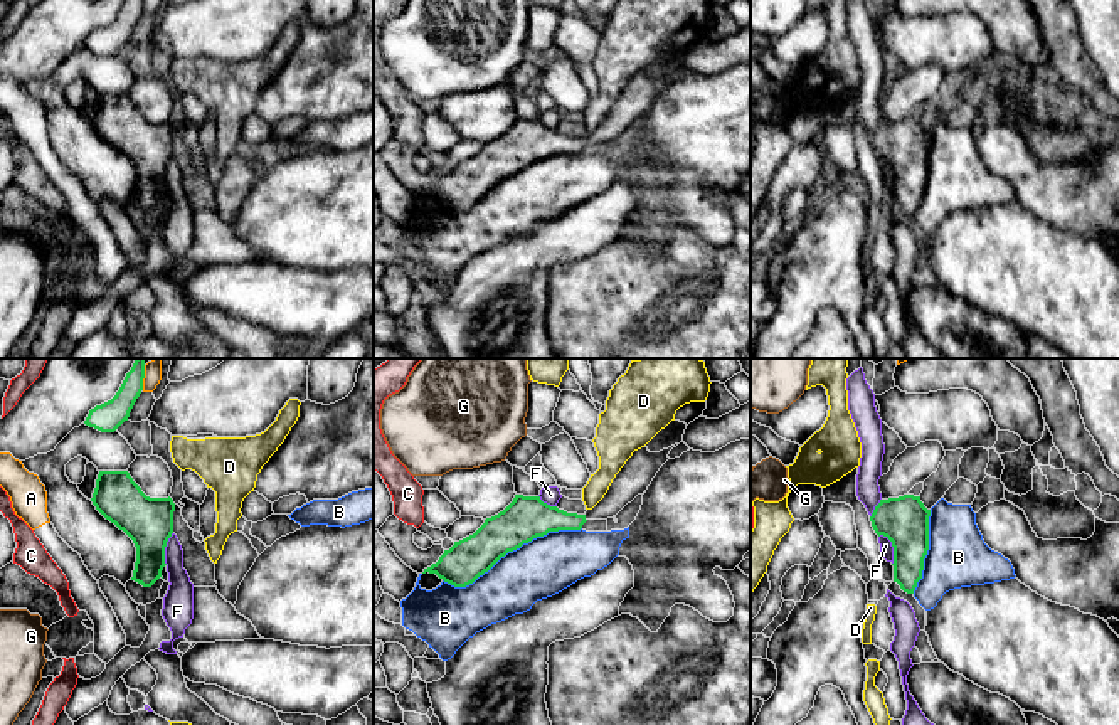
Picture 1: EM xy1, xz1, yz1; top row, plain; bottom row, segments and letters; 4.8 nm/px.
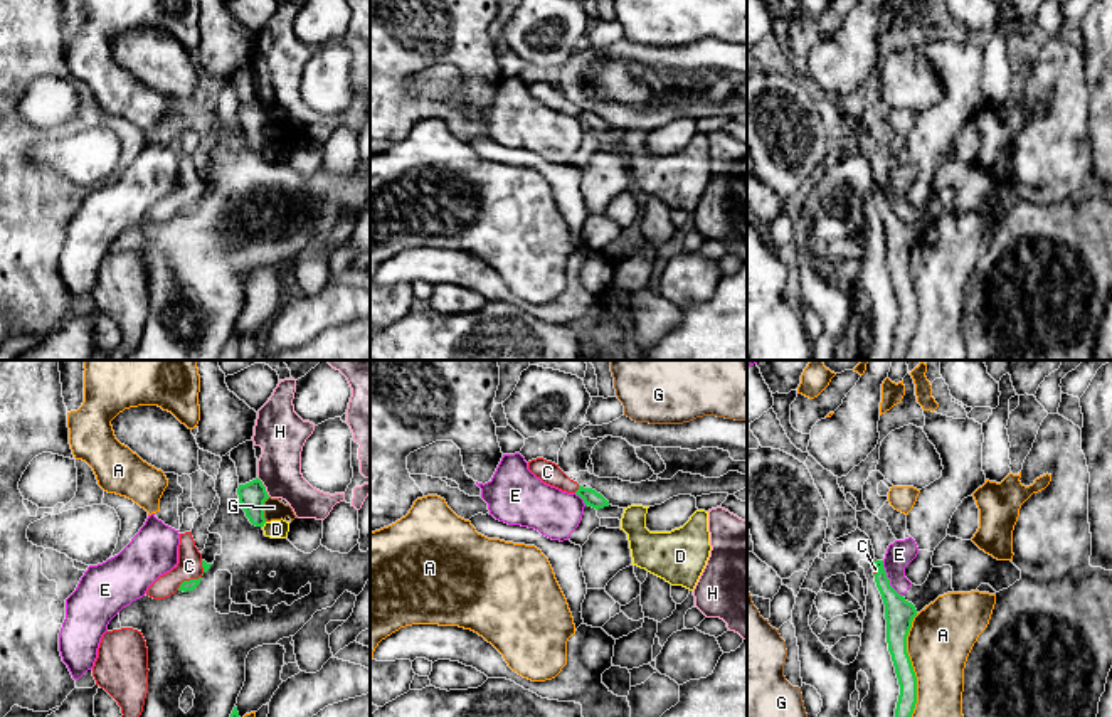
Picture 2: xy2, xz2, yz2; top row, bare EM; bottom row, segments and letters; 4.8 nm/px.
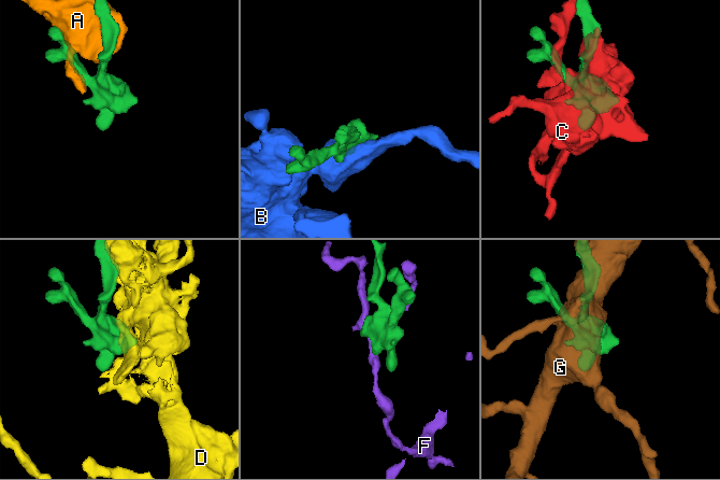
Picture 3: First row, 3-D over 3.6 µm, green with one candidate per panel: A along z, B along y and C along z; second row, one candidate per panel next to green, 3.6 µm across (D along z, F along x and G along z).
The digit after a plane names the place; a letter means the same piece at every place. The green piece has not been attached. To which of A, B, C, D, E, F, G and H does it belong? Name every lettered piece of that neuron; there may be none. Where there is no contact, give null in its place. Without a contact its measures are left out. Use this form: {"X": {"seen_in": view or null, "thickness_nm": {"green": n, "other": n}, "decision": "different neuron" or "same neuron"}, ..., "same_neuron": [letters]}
{"A": {"seen_in": "yz2", "thickness_nm": {"green": 110, "other": 300}, "decision": "different neuron"}, "B": {"seen_in": "xz1", "thickness_nm": {"green": 200, "other": 280}, "decision": "different neuron"}, "C": {"seen_in": "xy2", "thickness_nm": {"green": 50, "other": 120}, "decision": "different neuron"}, "D": {"seen_in": "xy2", "thickness_nm": {"green": 130, "other": 100}, "decision": "different neuron"}, "E": {"seen_in": "yz2", "thickness_nm": {"green": 140, "other": 130}, "decision": "different neuron"}, "F": {"seen_in": "yz1", "thickness_nm": {"green": 240, "other": 60}, "decision": "different neuron"}, "G": {"seen_in": "xy2", "thickness_nm": {"green": 130, "other": 100}, "decision": "different neuron"}, "H": {"seen_in": "xy2", "thickness_nm": {"green": 130, "other": 220}, "decision": "different neuron"}, "same_neuron": []}

